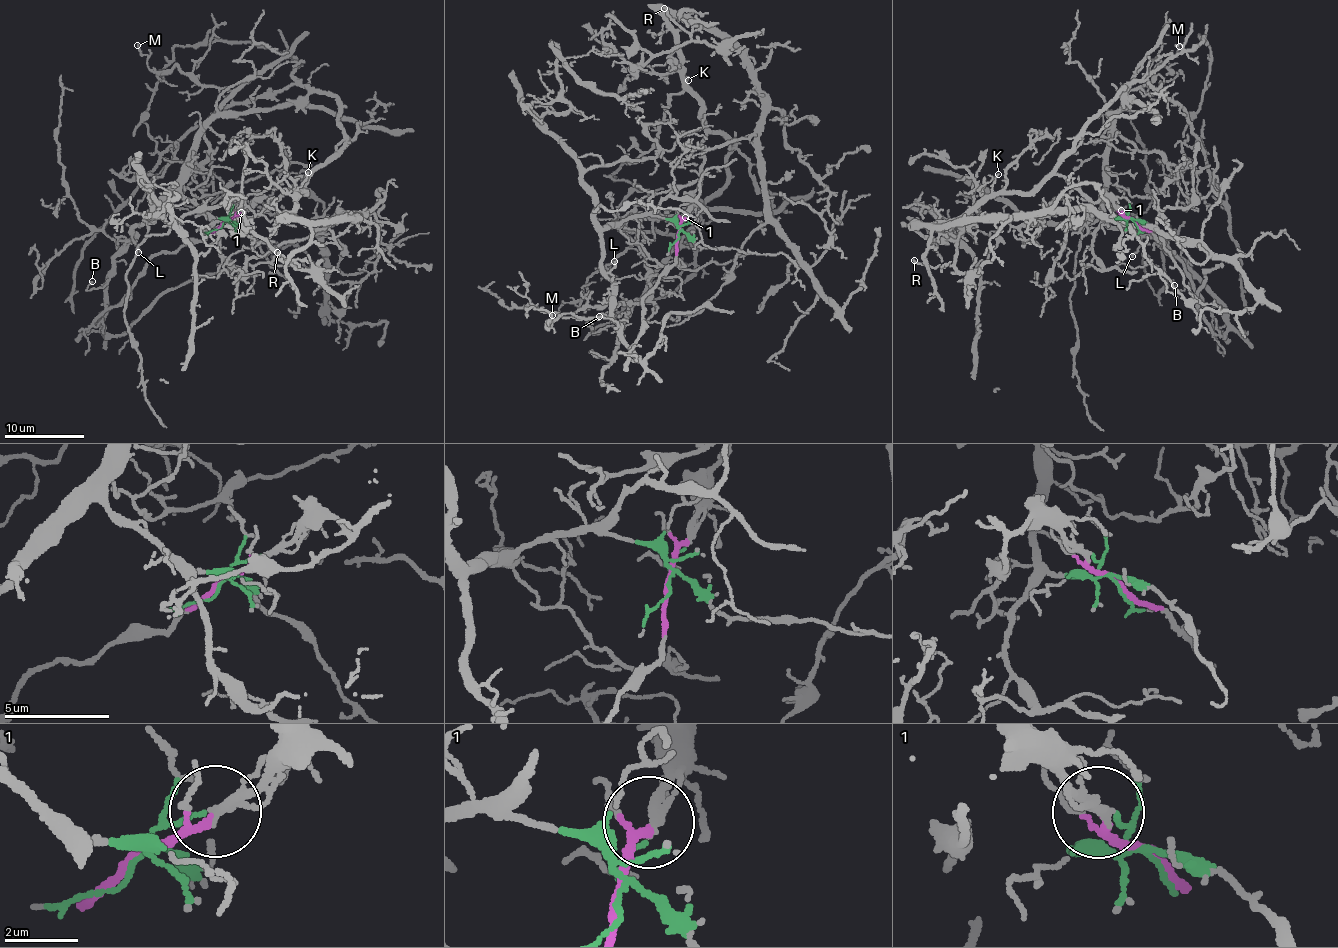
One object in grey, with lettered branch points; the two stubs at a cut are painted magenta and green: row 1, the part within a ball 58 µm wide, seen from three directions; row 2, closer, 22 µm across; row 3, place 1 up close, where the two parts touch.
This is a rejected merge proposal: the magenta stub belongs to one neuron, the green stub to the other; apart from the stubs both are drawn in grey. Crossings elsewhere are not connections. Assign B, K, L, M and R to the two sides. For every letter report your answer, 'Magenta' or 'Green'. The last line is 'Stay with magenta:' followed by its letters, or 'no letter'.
B: Green
K: Magenta
L: Green
M: Green
R: Magenta
Stay with magenta: K, R

